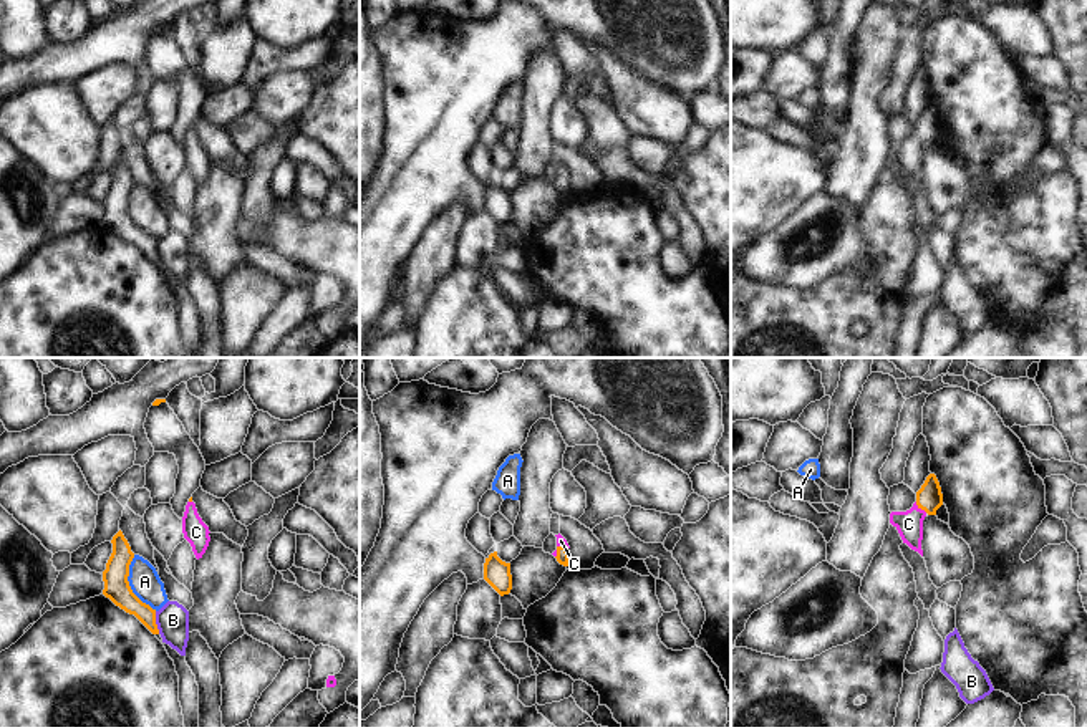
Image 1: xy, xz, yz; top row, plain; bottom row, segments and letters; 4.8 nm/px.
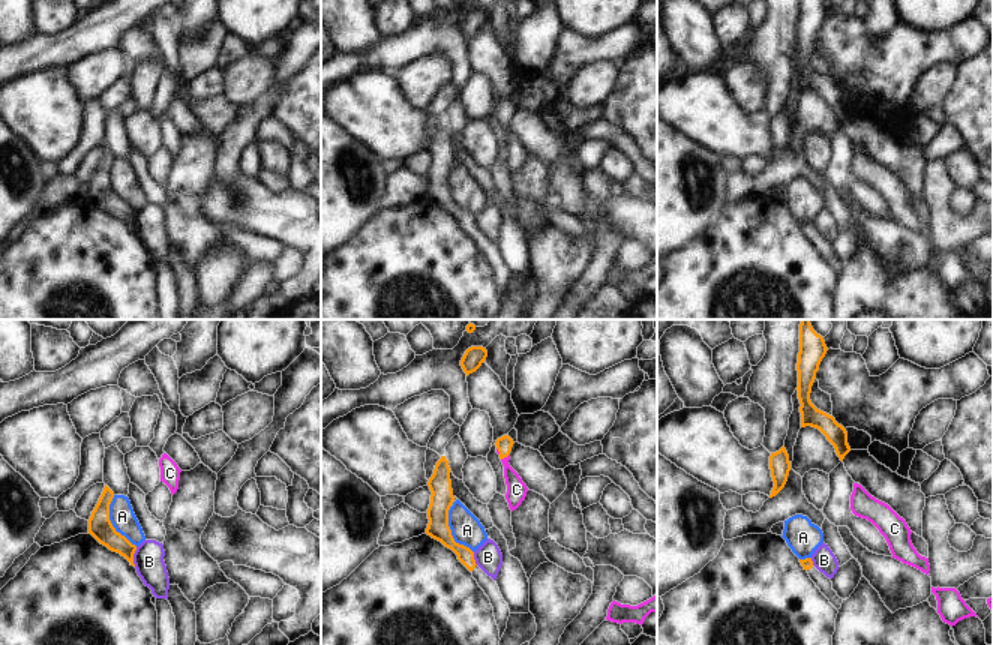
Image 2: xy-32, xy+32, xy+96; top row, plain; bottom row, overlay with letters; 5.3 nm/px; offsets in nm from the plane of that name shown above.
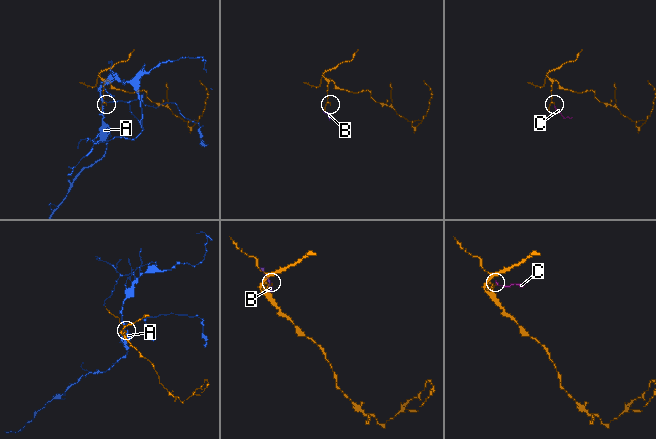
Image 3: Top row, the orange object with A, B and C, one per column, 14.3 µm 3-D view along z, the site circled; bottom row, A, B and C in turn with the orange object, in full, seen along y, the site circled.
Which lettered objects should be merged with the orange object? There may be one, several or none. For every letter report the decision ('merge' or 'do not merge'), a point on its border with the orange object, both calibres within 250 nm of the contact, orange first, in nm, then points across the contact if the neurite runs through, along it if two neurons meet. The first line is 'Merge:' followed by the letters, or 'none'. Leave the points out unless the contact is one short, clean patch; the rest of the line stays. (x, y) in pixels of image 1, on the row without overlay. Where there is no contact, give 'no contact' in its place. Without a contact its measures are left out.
Merge: C
A: do not merge | xy (128, 214) | 130/150 nm
B: do not merge | xy (154, 252) | 120/160 nm | along xy (154, 240), (159, 262)
C: merge | yz (922, 138) | 120/130 nm | across yz (928, 126), (922, 138), (908, 153)

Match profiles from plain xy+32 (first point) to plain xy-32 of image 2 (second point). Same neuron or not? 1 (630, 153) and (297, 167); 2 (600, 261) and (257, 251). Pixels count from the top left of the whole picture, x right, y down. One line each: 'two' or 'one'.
1: two
2: two

